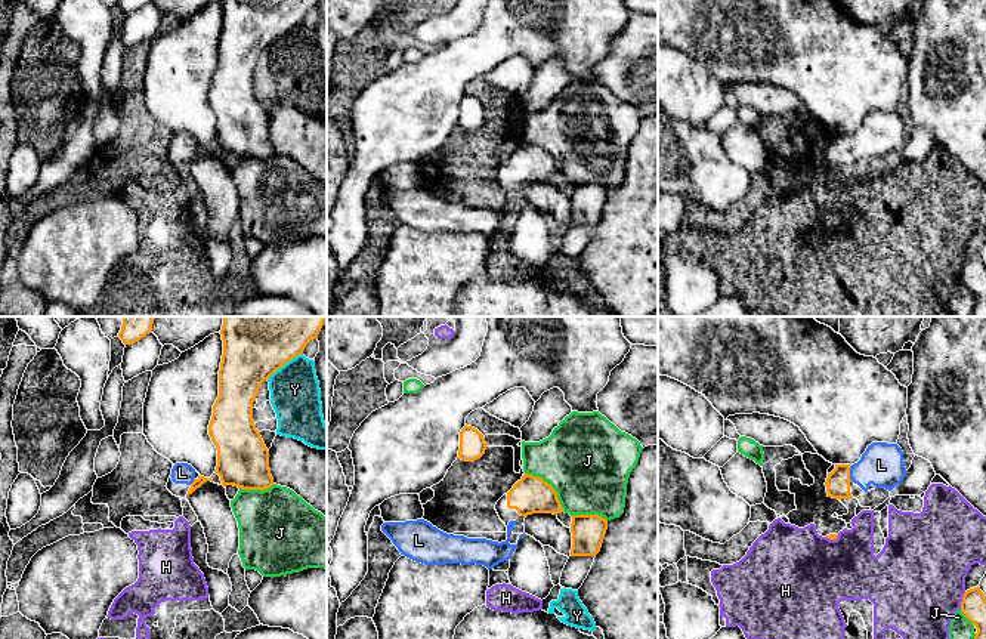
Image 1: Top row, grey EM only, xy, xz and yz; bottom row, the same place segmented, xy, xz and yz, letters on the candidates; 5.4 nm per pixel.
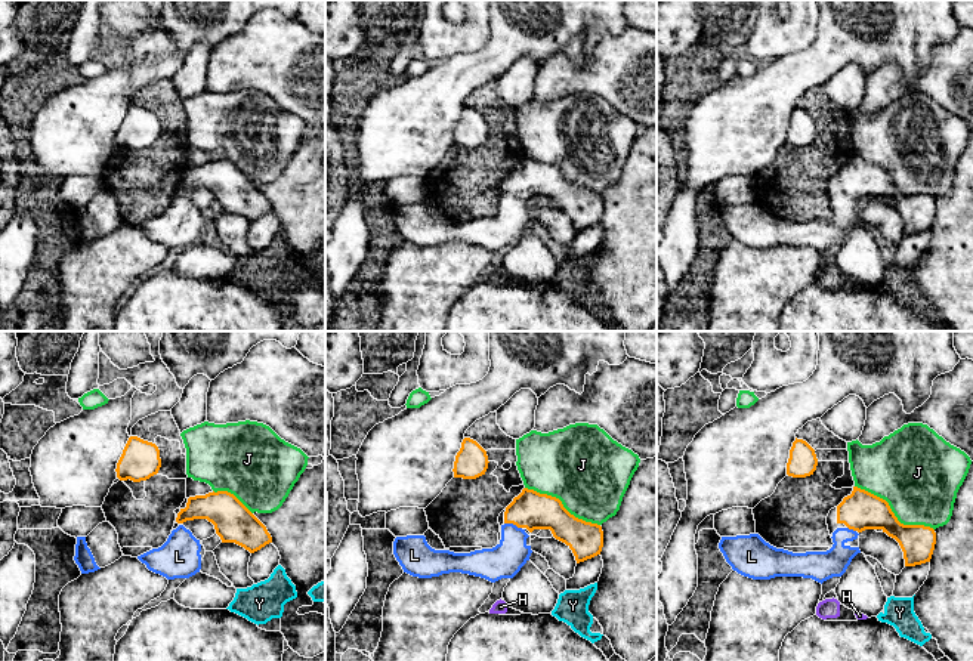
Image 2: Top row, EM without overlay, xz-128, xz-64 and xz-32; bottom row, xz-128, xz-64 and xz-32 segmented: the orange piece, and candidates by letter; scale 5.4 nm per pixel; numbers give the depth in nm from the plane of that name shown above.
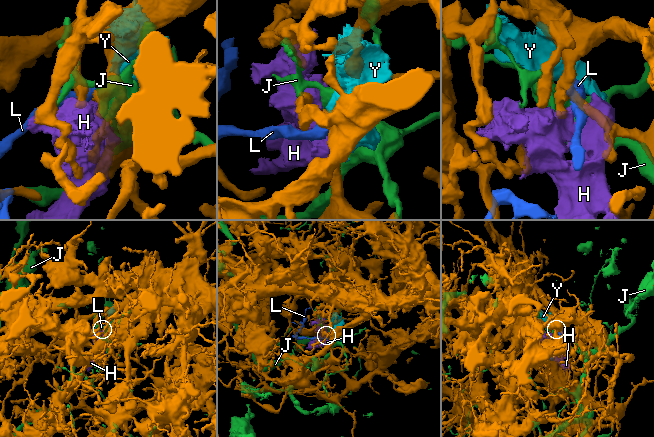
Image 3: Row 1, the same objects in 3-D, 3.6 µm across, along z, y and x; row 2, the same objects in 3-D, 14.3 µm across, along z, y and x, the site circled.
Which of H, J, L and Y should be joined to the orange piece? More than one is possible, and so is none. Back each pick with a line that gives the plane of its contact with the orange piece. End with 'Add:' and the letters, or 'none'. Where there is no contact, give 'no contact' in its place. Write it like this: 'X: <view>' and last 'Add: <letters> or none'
L: yz
Add: L

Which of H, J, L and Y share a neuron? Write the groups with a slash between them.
H Y / J / L

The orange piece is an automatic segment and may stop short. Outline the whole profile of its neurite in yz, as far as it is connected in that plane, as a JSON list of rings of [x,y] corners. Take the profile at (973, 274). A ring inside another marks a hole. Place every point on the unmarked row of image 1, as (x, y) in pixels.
[[[979,254],[964,262],[961,280],[977,297],[971,317],[986,317],[986,265]]]

